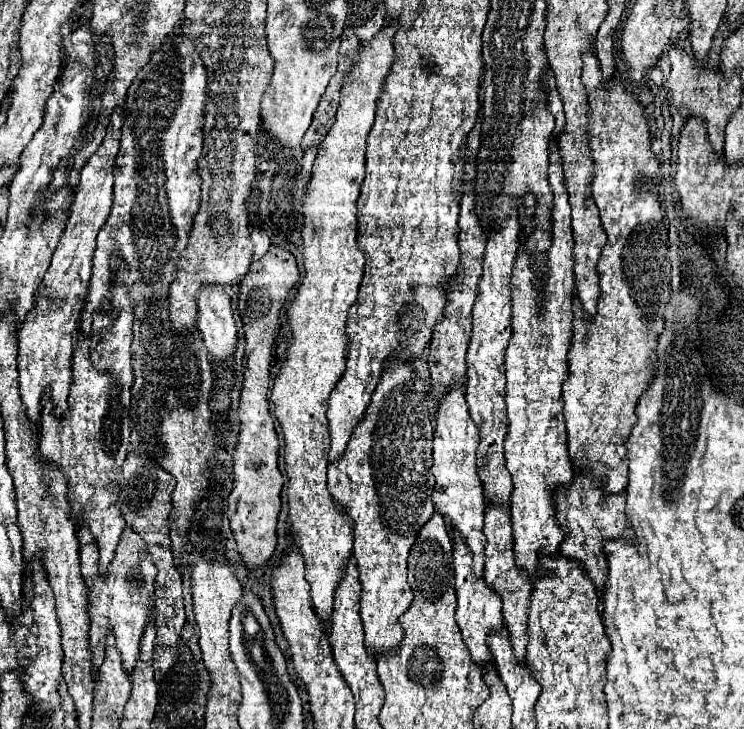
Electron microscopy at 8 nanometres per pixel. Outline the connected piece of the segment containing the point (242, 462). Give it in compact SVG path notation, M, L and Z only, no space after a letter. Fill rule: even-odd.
M272 244L262 258L256 258L250 264L248 274L240 280L240 292L238 292L238 314L244 322L246 352L244 352L244 366L242 366L244 384L242 384L240 406L238 406L240 434L238 434L238 444L234 448L234 454L232 454L234 488L228 496L228 518L230 518L230 528L234 532L234 538L238 542L238 552L250 570L262 568L266 560L272 558L274 548L276 548L276 520L280 514L280 490L282 490L284 478L278 472L278 436L276 436L274 420L272 420L270 406L268 406L268 384L270 384L270 362L274 356L274 340L276 340L276 330L280 322L280 308L284 306L298 278L300 278L300 272L296 266L296 258L288 250Z

